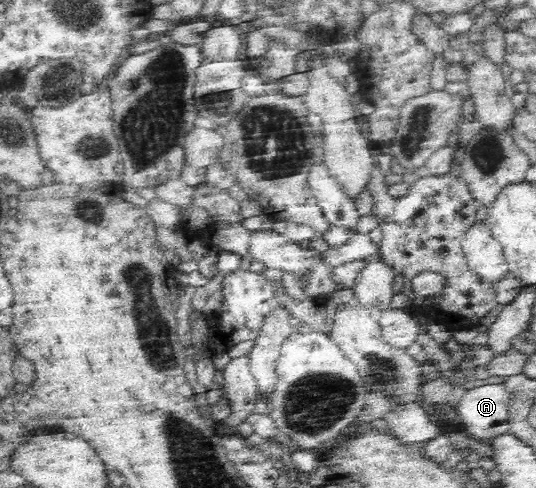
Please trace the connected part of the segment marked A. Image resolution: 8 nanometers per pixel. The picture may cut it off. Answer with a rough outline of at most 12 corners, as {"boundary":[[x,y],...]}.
{"boundary":[[501,384],[468,389],[455,411],[465,435],[509,432],[510,395]]}

